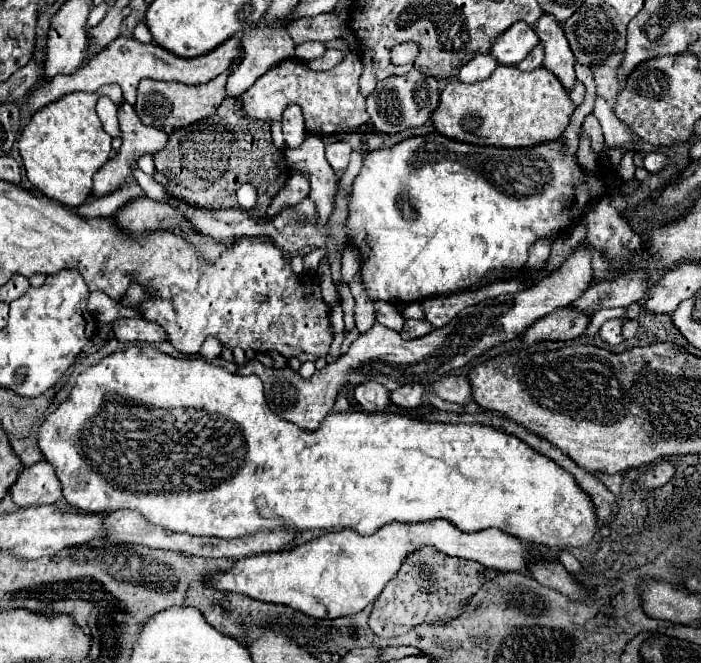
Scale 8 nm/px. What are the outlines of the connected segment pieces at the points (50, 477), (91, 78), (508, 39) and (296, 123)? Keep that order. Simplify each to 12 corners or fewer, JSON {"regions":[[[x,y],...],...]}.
{"regions":[[[39,461],[11,487],[19,507],[61,499],[53,465]],[[117,37],[77,73],[29,97],[37,109],[117,83],[135,103],[143,77],[199,85],[241,57],[239,37],[195,59]],[[525,21],[511,25],[493,43],[501,65],[517,65],[539,37]],[[299,105],[283,111],[287,147],[305,141],[305,123]]]}

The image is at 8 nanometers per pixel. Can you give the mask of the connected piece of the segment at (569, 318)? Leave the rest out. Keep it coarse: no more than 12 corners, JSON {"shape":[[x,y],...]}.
{"shape":[[557,309],[525,333],[527,345],[583,335],[591,317]]}

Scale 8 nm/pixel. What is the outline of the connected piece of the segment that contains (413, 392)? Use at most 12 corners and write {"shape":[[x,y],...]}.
{"shape":[[403,385],[391,403],[415,409],[423,403],[423,385]]}

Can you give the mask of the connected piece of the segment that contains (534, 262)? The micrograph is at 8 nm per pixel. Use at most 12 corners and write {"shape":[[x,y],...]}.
{"shape":[[539,241],[529,251],[531,269],[541,267],[551,253],[549,241]]}

